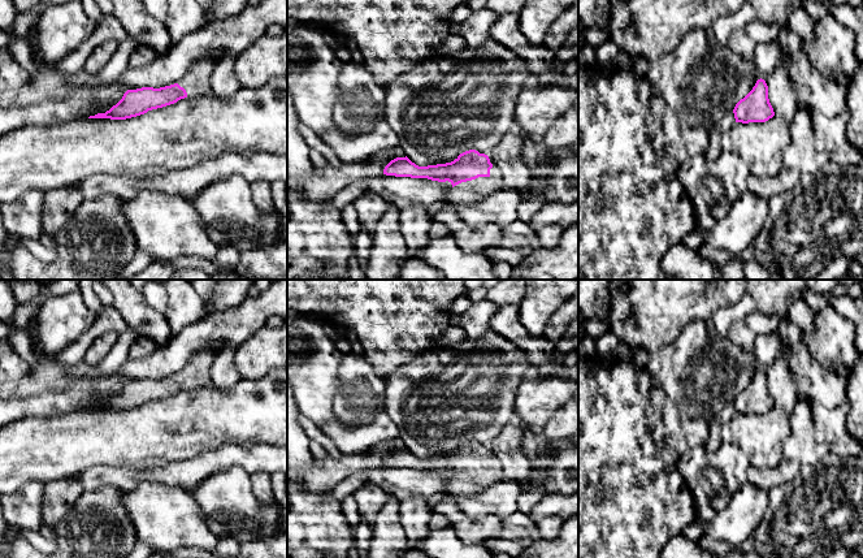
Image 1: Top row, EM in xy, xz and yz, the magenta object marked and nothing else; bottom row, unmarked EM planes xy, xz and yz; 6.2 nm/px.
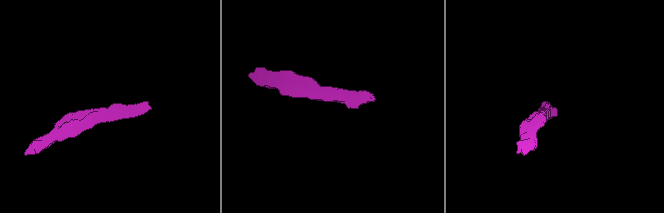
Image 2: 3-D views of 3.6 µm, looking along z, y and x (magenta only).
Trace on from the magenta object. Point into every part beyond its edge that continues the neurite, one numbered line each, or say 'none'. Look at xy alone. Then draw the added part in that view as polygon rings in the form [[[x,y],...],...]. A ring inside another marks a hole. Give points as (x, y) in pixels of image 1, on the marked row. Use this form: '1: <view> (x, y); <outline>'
1: xy (196, 81); [[[203,59],[191,65],[185,77],[178,82],[187,92],[187,98],[207,94],[211,90],[209,79],[217,60]]]

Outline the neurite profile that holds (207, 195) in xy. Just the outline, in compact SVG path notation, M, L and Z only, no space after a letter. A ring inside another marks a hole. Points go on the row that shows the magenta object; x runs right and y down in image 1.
M239 174L217 181L187 200L198 209L209 238L220 247L234 246L243 252L279 239L277 209L264 215L252 199L251 182Z

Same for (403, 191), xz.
M380 176L367 178L367 191L377 194L385 202L395 204L399 209L422 204L432 206L447 202L452 189L451 182L438 182L428 178L411 178Z

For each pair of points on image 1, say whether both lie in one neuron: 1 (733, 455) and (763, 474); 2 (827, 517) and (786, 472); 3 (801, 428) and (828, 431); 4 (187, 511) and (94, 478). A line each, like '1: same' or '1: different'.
1: different
2: different
3: different
4: different

